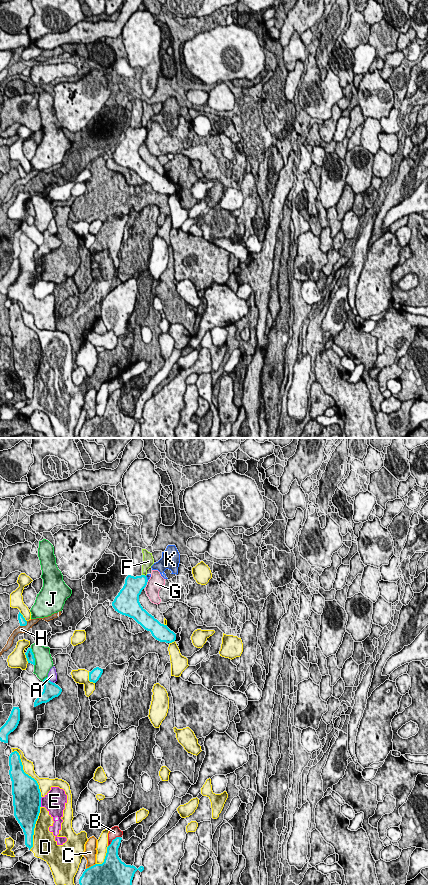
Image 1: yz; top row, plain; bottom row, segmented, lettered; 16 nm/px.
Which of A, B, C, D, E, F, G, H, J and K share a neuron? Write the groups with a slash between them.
A D E / B / C / F / G / H / J / K

